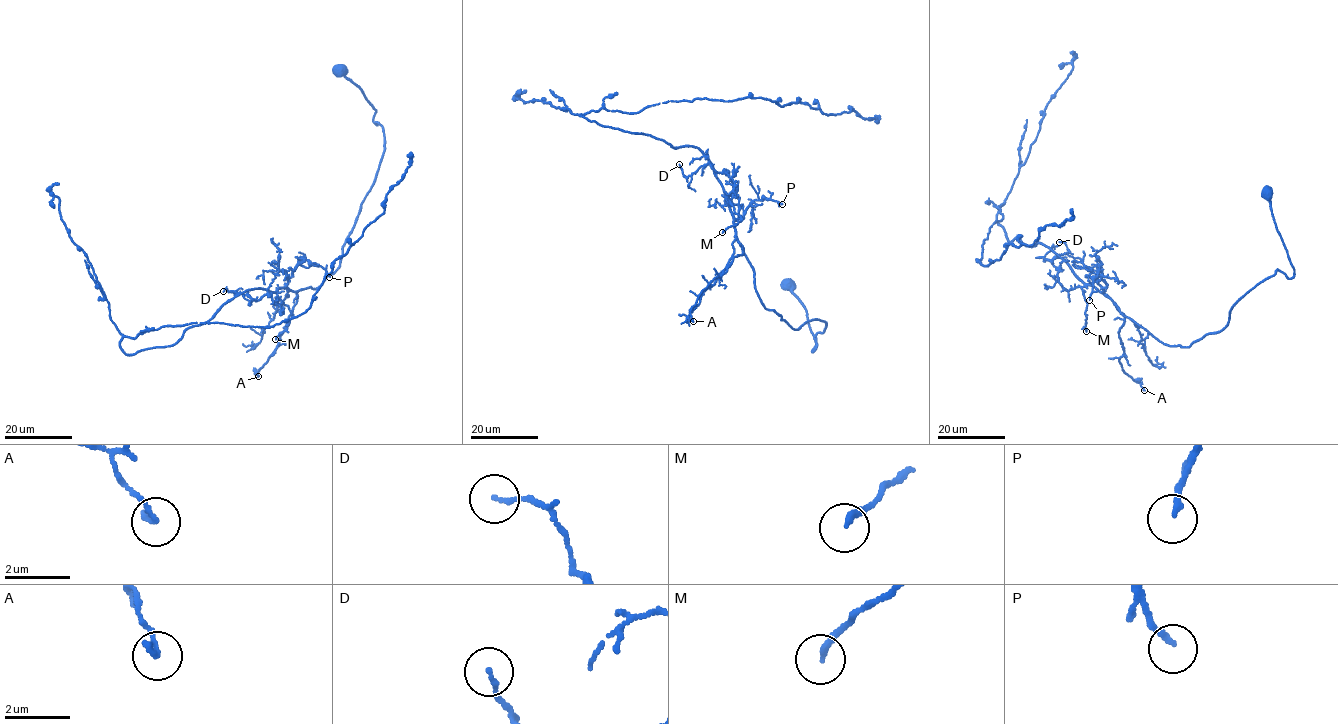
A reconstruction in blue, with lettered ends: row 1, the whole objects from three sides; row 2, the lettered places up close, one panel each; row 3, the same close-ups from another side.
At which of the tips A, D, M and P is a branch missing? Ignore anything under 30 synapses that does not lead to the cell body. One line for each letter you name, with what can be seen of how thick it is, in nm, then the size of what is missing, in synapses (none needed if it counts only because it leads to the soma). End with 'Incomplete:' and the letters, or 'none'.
Incomplete: none

